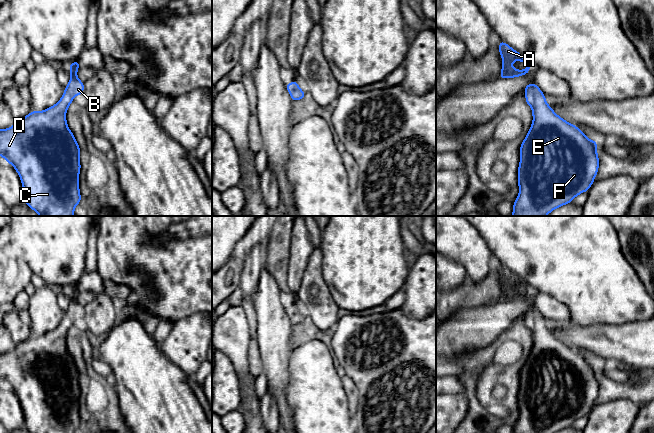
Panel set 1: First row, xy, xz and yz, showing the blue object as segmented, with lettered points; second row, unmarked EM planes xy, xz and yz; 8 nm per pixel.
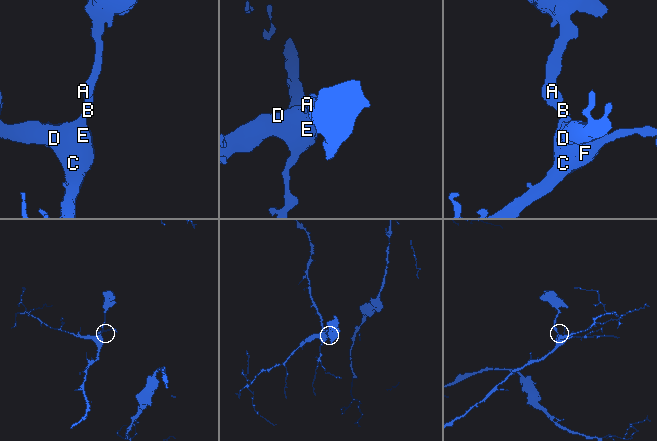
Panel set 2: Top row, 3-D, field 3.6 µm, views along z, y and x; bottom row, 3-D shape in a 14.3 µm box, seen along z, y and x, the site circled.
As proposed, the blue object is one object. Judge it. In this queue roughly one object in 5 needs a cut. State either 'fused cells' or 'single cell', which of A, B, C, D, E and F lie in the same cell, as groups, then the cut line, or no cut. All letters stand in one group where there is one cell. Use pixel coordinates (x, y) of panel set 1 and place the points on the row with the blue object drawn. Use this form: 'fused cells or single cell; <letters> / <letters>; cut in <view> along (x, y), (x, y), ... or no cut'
single cell; A B C D E F; no cut

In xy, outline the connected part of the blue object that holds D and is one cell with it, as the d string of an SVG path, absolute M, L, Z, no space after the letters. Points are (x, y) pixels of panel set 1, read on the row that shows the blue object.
M79 60L68 66L70 81L54 106L43 111L31 111L16 120L12 127L0 129L0 156L19 174L25 203L39 216L74 216L76 205L81 203L80 147L66 121L66 112L73 98L84 92L84 83L77 77L80 66Z

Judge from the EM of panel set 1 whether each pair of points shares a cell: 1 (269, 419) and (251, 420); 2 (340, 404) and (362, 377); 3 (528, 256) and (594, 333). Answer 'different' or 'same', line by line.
1: different
2: different
3: different

